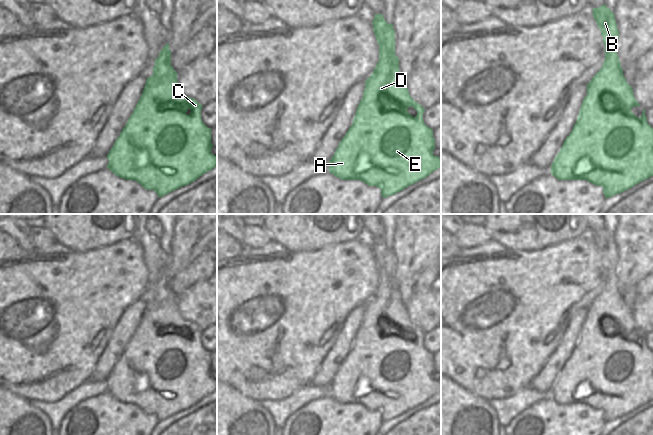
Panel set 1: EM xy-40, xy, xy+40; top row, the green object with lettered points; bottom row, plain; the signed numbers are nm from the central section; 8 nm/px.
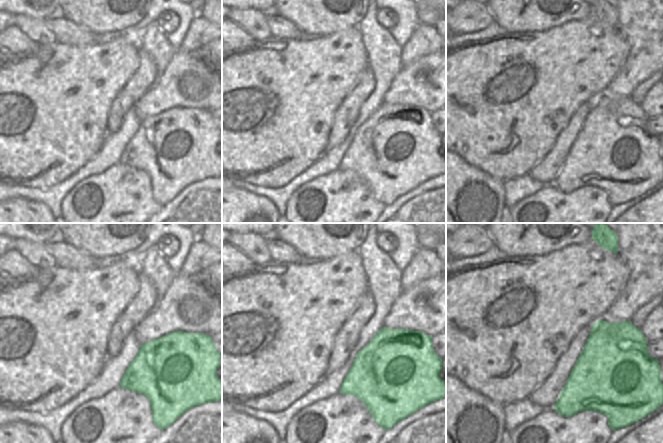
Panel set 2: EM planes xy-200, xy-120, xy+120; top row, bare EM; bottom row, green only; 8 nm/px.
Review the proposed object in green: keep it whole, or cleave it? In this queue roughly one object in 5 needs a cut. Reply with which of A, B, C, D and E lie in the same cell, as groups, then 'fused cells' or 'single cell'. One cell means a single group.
groups A B C D E; single cell

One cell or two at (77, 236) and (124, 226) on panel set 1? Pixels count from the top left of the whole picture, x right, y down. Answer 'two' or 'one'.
one

